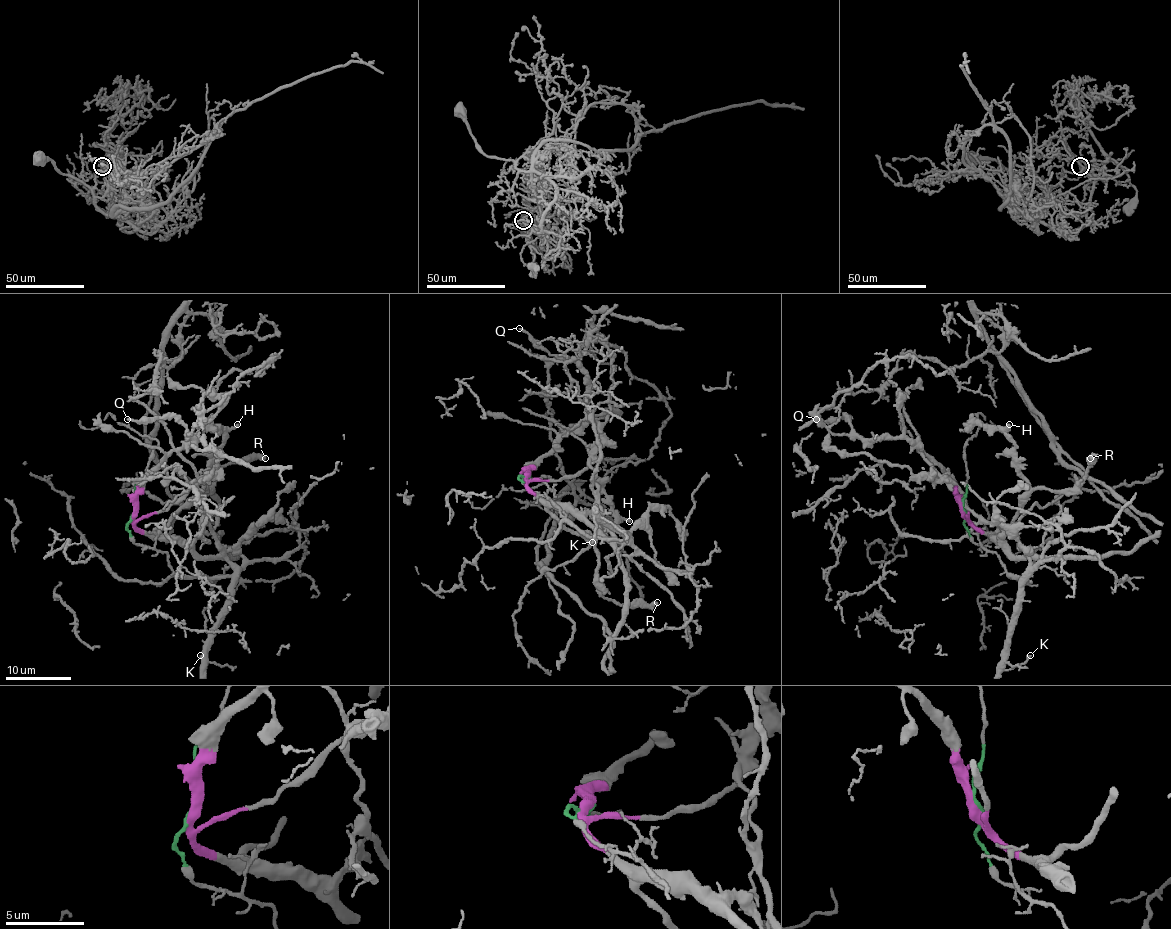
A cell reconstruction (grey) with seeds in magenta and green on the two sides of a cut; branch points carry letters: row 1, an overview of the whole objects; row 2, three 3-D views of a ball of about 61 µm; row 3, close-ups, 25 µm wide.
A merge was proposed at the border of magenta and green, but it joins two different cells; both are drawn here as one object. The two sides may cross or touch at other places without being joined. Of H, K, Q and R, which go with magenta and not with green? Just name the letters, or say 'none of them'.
H, Q, R

